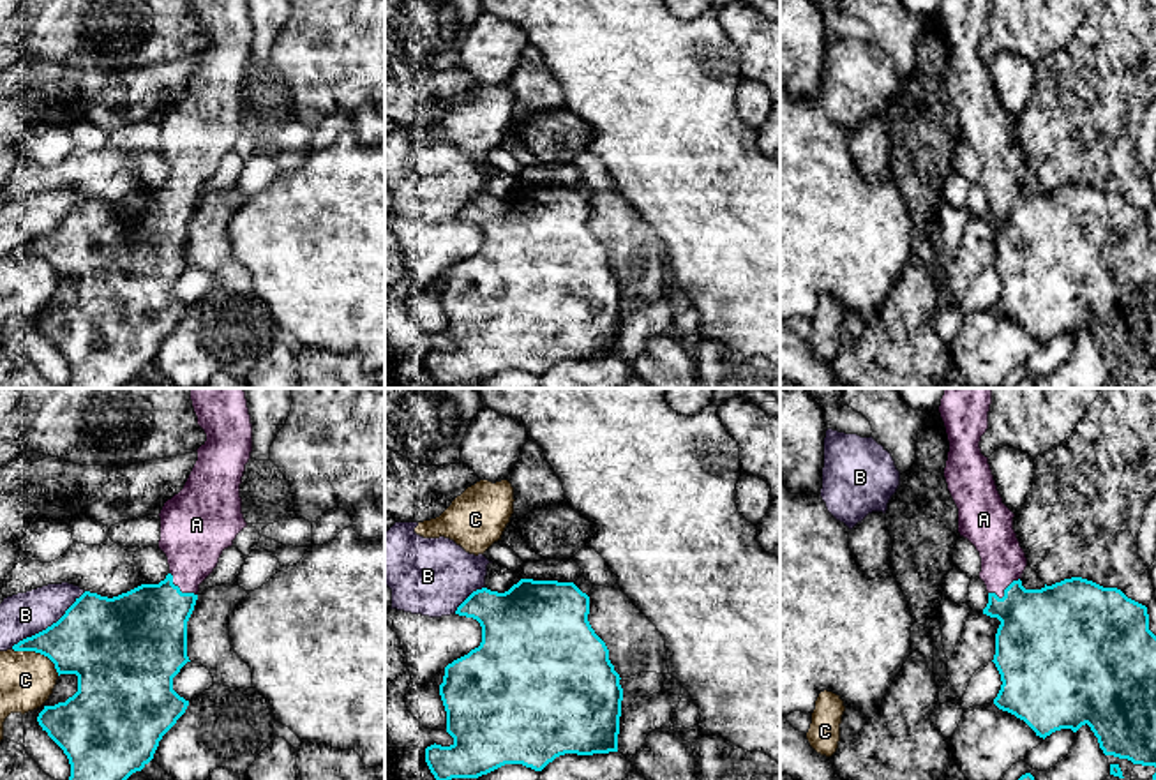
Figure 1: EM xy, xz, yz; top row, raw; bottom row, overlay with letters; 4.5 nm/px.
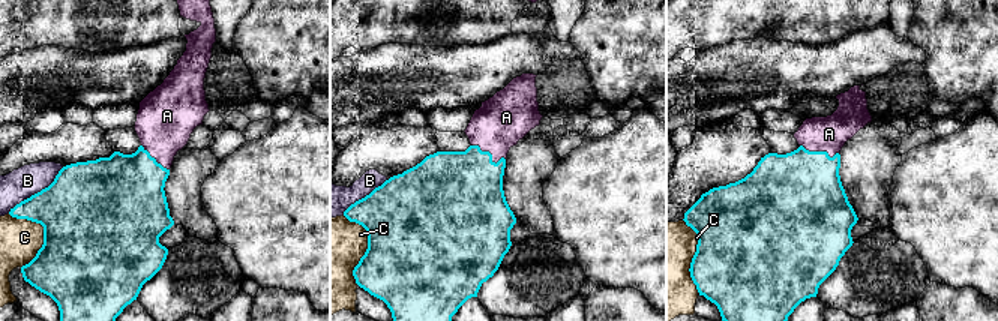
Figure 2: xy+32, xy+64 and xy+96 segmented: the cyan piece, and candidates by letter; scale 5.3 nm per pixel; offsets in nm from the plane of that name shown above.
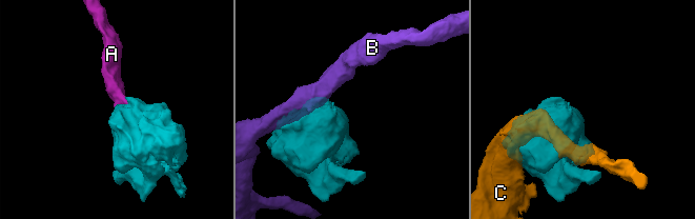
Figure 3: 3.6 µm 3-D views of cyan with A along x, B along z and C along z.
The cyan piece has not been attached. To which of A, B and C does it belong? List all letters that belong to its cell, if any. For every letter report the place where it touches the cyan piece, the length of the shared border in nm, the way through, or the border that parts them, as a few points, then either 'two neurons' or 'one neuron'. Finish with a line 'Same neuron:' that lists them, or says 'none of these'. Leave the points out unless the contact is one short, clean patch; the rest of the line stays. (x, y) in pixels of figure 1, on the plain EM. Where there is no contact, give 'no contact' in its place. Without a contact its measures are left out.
A: contact xy (179, 194); length 170 nm; way xy (143, 237), (179, 194), (191, 166), (193, 142); one neuron
B: contact xy (48, 232); length 440 nm; two neurons
C: contact xy (39, 256); length 240 nm; two neurons
Same neuron: A

